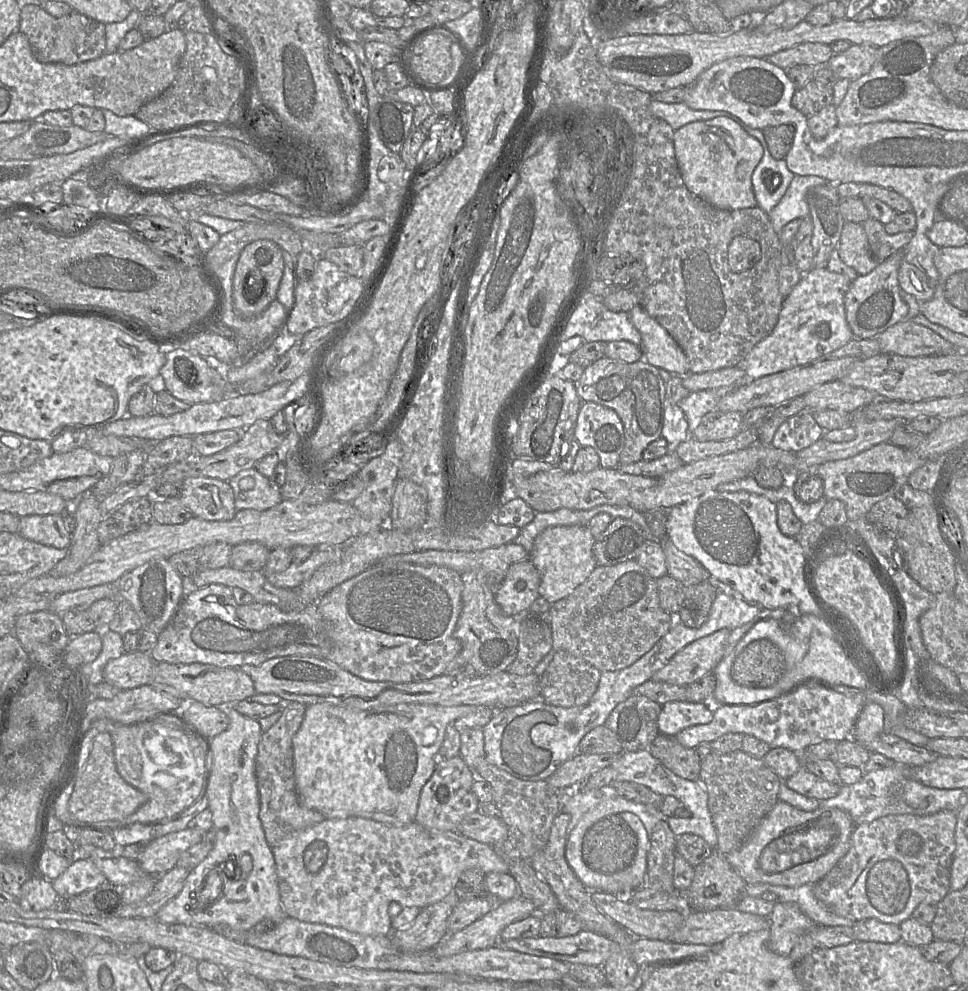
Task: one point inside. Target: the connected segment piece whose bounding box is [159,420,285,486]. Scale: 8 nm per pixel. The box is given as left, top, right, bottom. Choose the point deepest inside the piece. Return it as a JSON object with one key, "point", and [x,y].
{"point":[260,439]}

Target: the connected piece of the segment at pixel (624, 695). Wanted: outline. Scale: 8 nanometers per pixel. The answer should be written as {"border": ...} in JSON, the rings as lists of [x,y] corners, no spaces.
{"border":[[[717,593],[712,603],[707,621],[699,628],[690,628],[680,621],[676,621],[671,629],[631,666],[613,671],[601,672],[598,688],[593,694],[589,703],[584,706],[561,707],[546,703],[543,700],[530,700],[515,706],[500,708],[489,722],[483,727],[485,758],[498,768],[511,775],[526,781],[546,780],[558,767],[572,759],[579,752],[579,744],[582,738],[593,728],[605,725],[608,716],[613,709],[626,700],[633,691],[647,680],[651,679],[654,673],[662,669],[672,657],[688,644],[708,636],[720,629],[735,629],[748,622],[759,619],[761,609],[766,609],[757,603],[750,603],[745,599],[737,599],[724,593]]]}

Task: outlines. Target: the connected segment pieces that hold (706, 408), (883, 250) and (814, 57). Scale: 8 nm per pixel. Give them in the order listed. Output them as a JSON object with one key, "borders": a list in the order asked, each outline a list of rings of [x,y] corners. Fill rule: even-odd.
{"borders":[[[[712,389],[690,392],[679,402],[678,405],[685,414],[690,435],[700,424],[702,417],[716,409],[723,393],[725,392]]],[[[872,218],[861,224],[868,238],[870,252],[879,262],[902,250],[914,236],[914,231],[889,235],[885,232],[884,224]]],[[[806,42],[779,51],[766,59],[772,64],[787,70],[798,64],[810,65],[812,67],[826,65],[833,55],[834,53],[830,45]]]]}

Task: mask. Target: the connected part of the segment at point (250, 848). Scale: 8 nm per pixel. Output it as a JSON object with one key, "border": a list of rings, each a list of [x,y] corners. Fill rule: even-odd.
{"border":[[[233,706],[223,709],[229,718],[229,726],[212,738],[211,772],[206,794],[212,812],[215,843],[208,856],[190,871],[179,894],[166,903],[154,918],[164,924],[203,927],[226,925],[235,930],[251,931],[262,920],[278,924],[288,915],[280,900],[272,848],[267,843],[259,818],[255,761],[263,731],[258,721],[240,714]],[[211,872],[222,879],[220,897],[198,905],[194,896],[200,892]]]}

